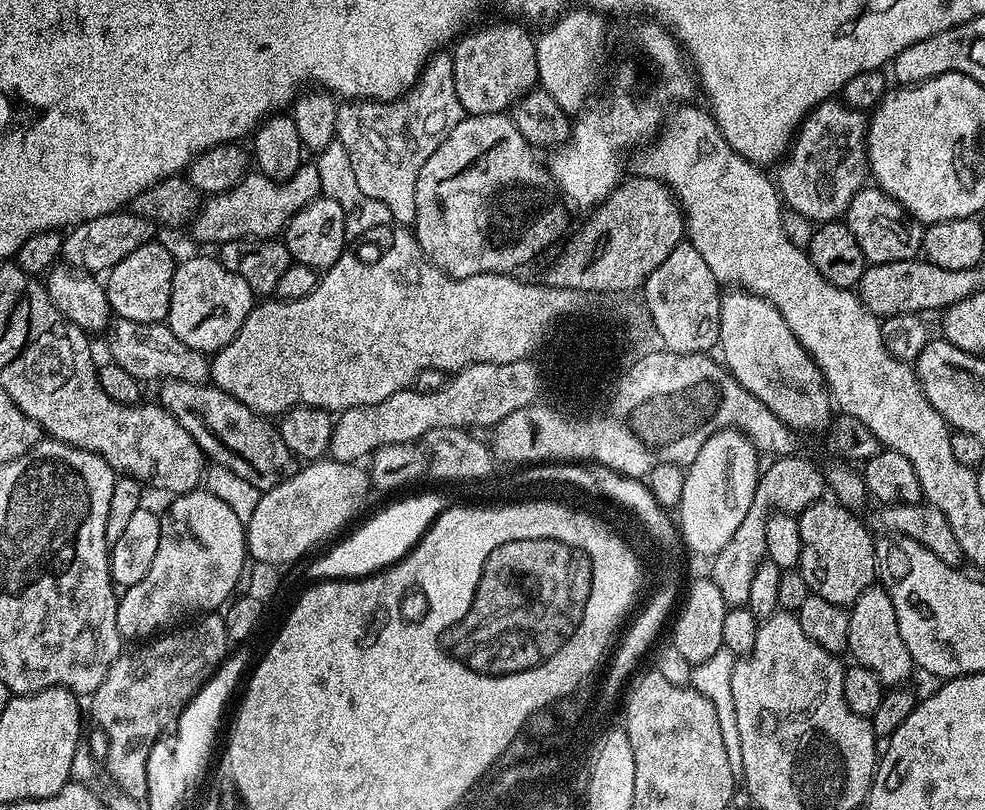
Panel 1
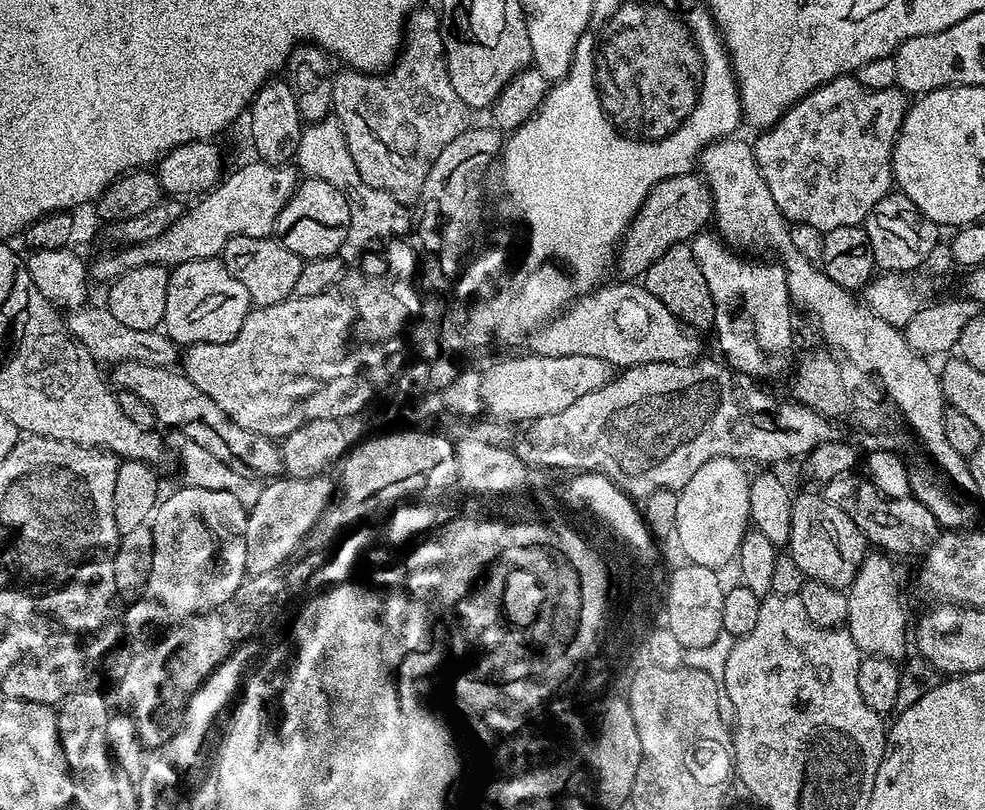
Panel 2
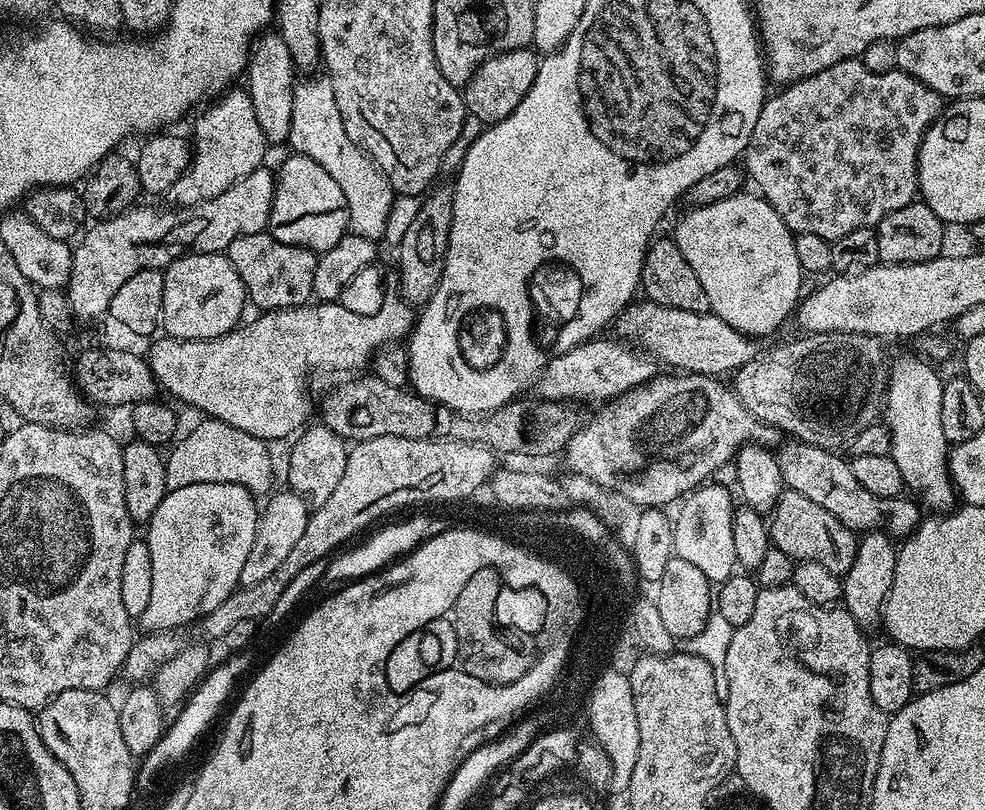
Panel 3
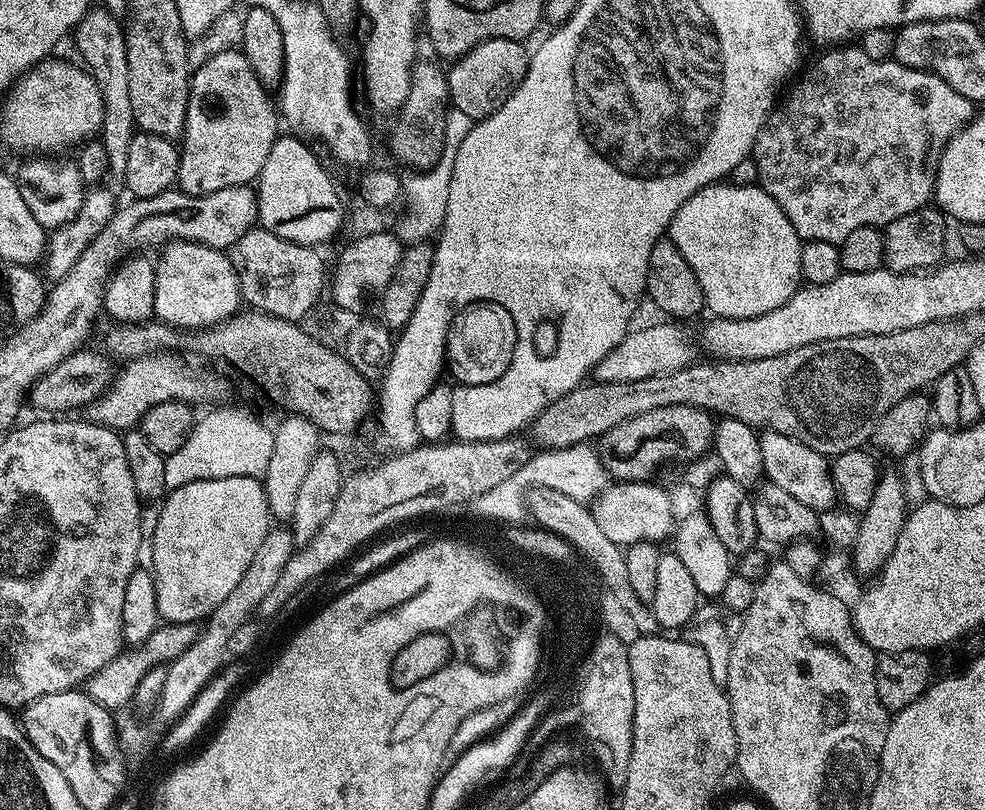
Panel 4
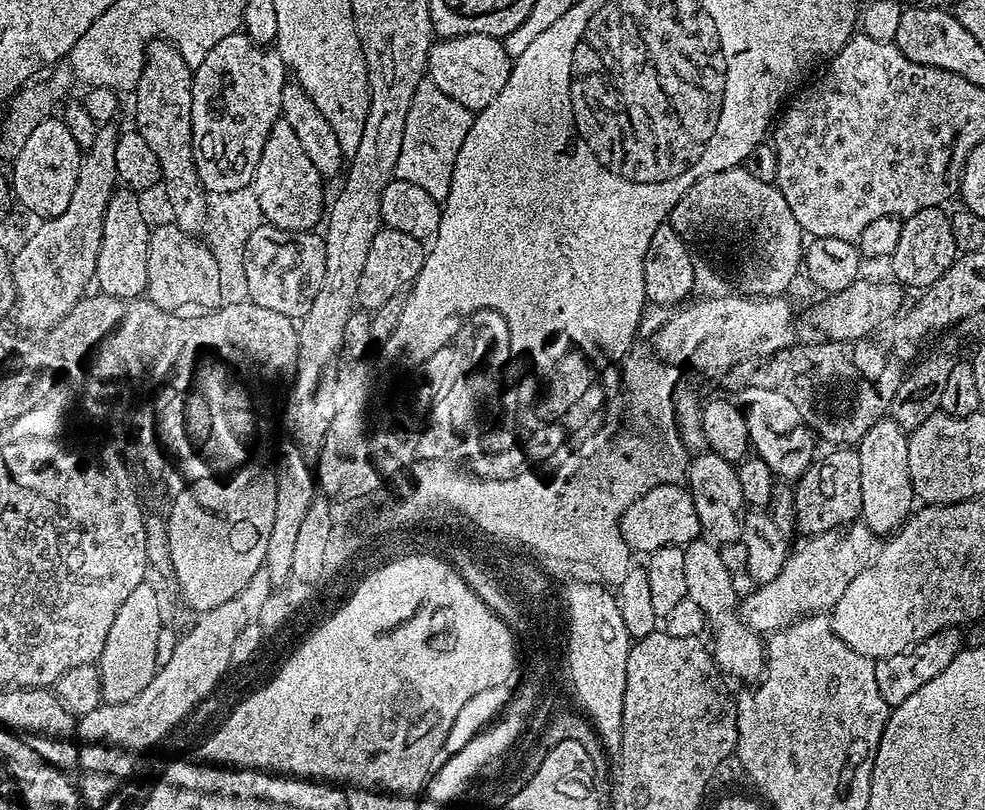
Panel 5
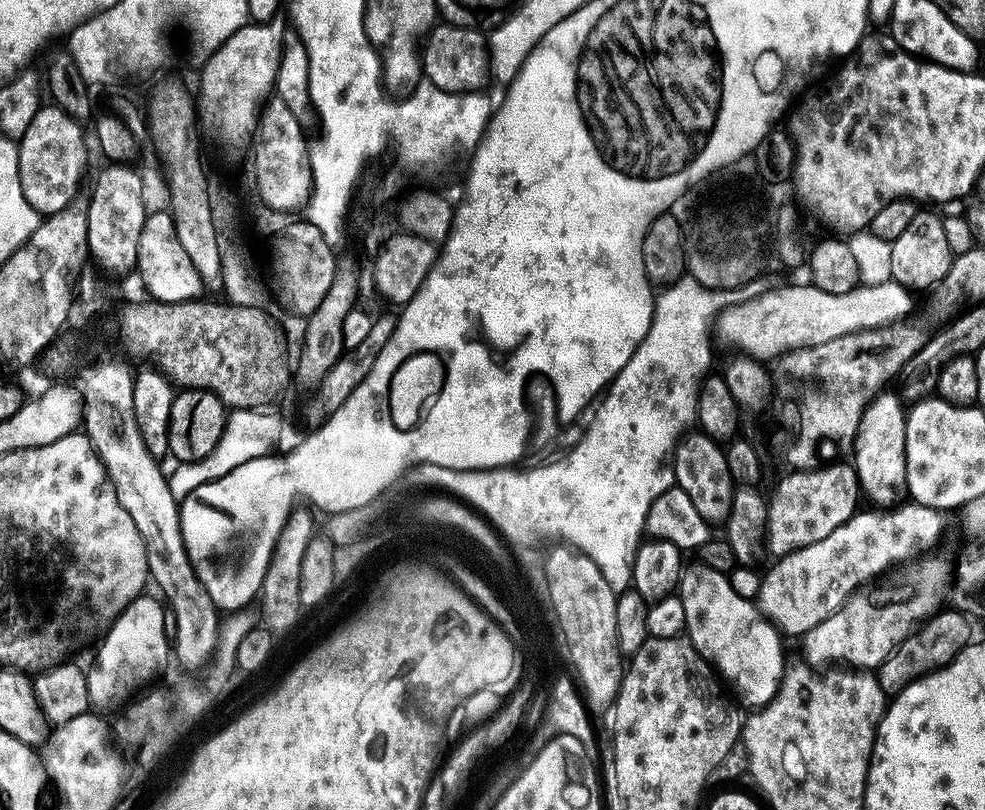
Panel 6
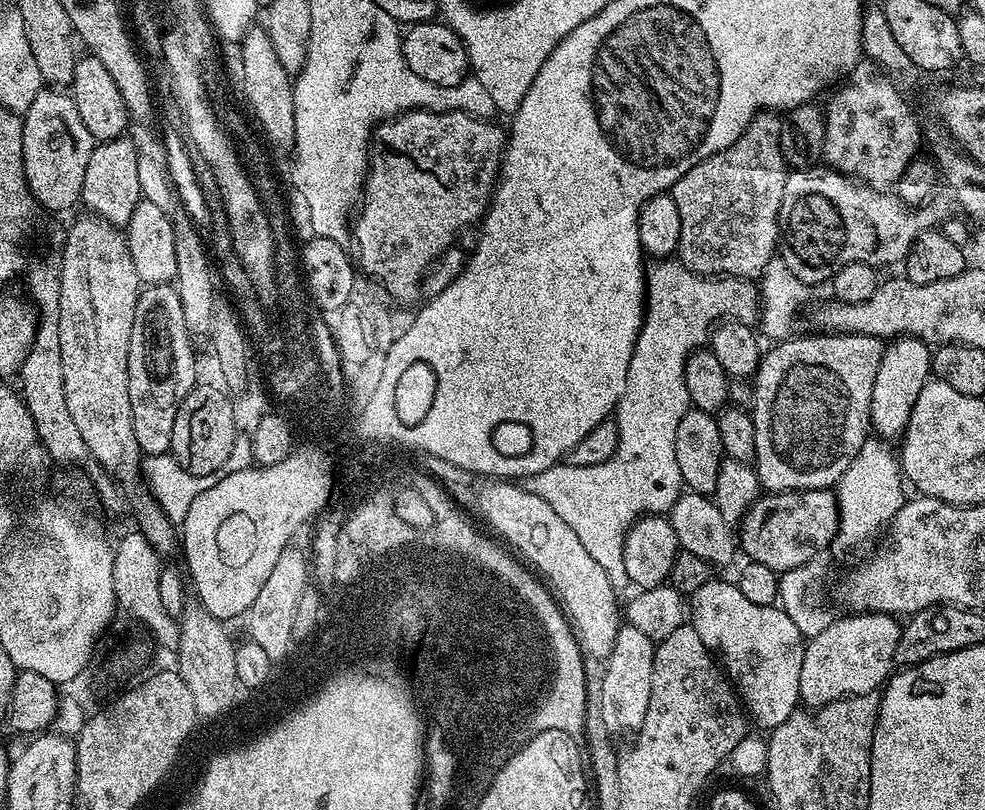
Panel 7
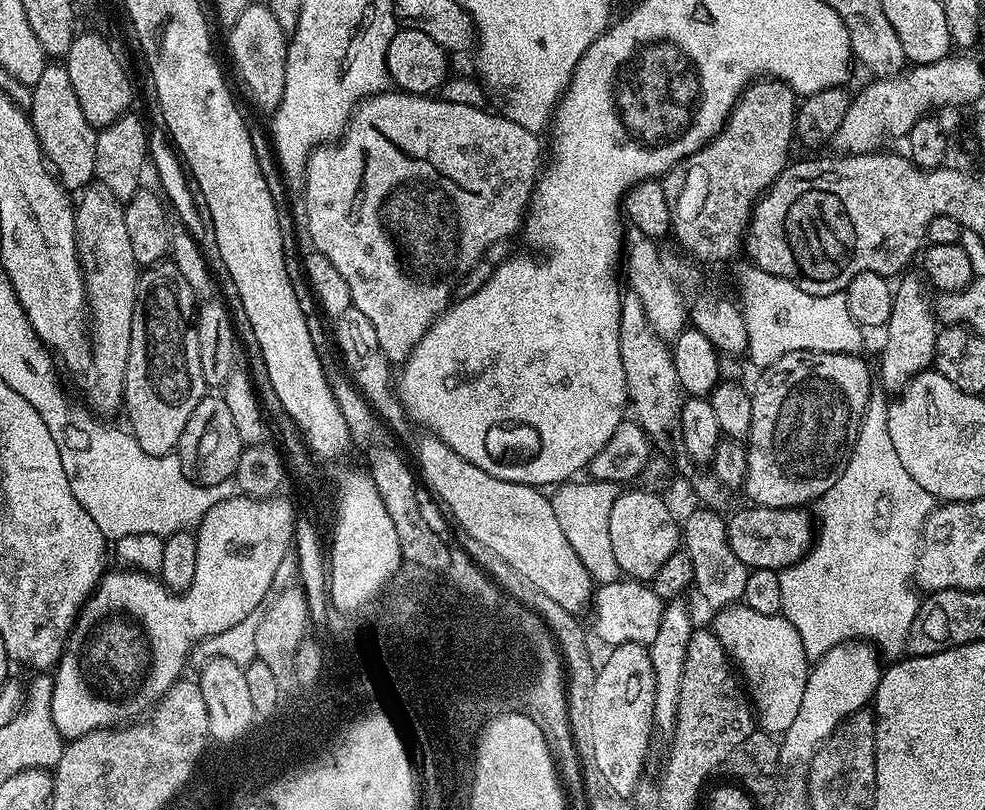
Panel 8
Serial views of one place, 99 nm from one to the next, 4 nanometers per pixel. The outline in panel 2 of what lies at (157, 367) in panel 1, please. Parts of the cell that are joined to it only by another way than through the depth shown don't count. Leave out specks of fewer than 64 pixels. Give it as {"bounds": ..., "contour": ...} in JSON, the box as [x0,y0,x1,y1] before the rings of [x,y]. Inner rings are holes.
{"bounds":[66,306,178,368],"contour":[[[85,306],[71,309],[67,313],[66,323],[69,332],[78,342],[82,342],[82,346],[86,346],[86,350],[90,350],[90,354],[97,362],[112,360],[111,362],[117,364],[123,360],[137,360],[163,368],[177,363],[178,345],[167,334],[160,330],[134,330],[131,326],[118,322],[118,318],[110,314],[107,306],[100,306],[100,308]]]}

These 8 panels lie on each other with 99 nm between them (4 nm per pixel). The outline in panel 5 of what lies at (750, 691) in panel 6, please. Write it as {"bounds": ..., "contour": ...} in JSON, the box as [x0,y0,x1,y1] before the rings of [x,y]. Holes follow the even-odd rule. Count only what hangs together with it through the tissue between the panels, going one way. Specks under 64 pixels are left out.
{"bounds":[683,538,766,684],"contour":[[[697,538],[692,543],[683,545],[683,549],[688,599],[702,606],[707,631],[712,631],[710,648],[716,667],[730,678],[732,676],[750,682],[749,684],[759,681],[766,671],[766,644],[761,633],[742,622],[738,611],[738,597],[731,585],[733,572],[726,570],[719,547],[707,538]]]}

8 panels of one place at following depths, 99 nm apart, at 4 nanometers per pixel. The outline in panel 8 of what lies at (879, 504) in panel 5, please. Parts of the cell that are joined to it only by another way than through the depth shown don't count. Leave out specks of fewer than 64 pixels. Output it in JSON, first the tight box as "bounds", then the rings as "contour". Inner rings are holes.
{"bounds":[878,275,938,393],"contour":[[[905,275],[899,285],[894,288],[892,297],[892,313],[888,319],[886,327],[883,329],[884,349],[880,352],[880,376],[878,372],[878,380],[885,384],[883,387],[889,393],[899,393],[911,380],[918,375],[919,372],[929,371],[933,367],[936,359],[936,334],[938,331],[938,321],[936,319],[936,310],[934,307],[934,292],[930,287],[927,279],[921,278],[919,275]]]}

